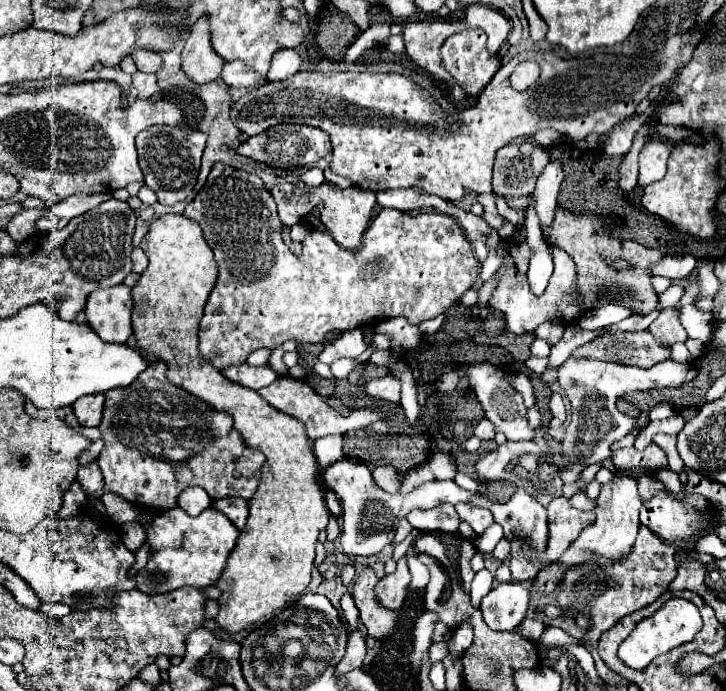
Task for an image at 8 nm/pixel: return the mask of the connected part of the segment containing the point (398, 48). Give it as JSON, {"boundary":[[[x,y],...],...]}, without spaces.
{"boundary":[[[391,35],[391,37],[387,37],[385,47],[387,47],[387,51],[391,51],[391,53],[405,53],[405,43],[403,43],[403,37],[401,37],[401,35]]]}

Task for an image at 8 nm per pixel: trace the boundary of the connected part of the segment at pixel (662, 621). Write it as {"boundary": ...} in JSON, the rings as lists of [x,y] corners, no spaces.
{"boundary":[[[677,597],[669,599],[659,611],[655,611],[651,617],[645,617],[635,626],[630,635],[619,646],[618,656],[628,667],[642,670],[655,657],[691,641],[695,637],[695,633],[701,629],[701,625],[703,625],[703,621],[701,621],[699,609],[691,601],[677,599]]]}

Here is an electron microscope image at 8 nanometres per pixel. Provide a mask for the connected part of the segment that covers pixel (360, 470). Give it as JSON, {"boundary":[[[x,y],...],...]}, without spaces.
{"boundary":[[[341,459],[333,463],[331,467],[325,469],[323,473],[323,483],[327,489],[335,491],[341,507],[343,507],[343,531],[341,531],[341,547],[347,557],[357,557],[357,555],[375,555],[379,553],[387,543],[393,541],[397,523],[401,517],[405,517],[413,509],[435,509],[443,503],[471,503],[473,495],[467,489],[461,489],[455,481],[431,481],[421,487],[417,487],[409,495],[399,495],[399,493],[387,493],[379,489],[373,479],[371,479],[371,469],[359,461],[353,459]]]}

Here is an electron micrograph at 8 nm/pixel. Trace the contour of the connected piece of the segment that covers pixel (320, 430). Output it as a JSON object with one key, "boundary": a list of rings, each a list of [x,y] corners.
{"boundary":[[[279,377],[279,379],[273,381],[269,387],[259,389],[259,393],[261,393],[261,397],[263,397],[265,401],[269,401],[275,409],[279,409],[279,411],[283,411],[283,413],[287,413],[287,415],[291,415],[291,417],[303,421],[305,427],[307,427],[309,439],[319,439],[319,437],[325,437],[325,435],[343,435],[343,433],[347,433],[349,429],[361,429],[361,427],[365,427],[365,425],[369,425],[369,423],[373,423],[373,421],[379,421],[379,419],[383,419],[383,417],[389,415],[389,411],[387,411],[387,413],[379,413],[377,409],[363,407],[363,409],[351,411],[349,417],[343,417],[339,411],[335,411],[333,407],[329,407],[329,405],[311,389],[311,385],[309,385],[307,381],[295,379],[295,377]]]}

